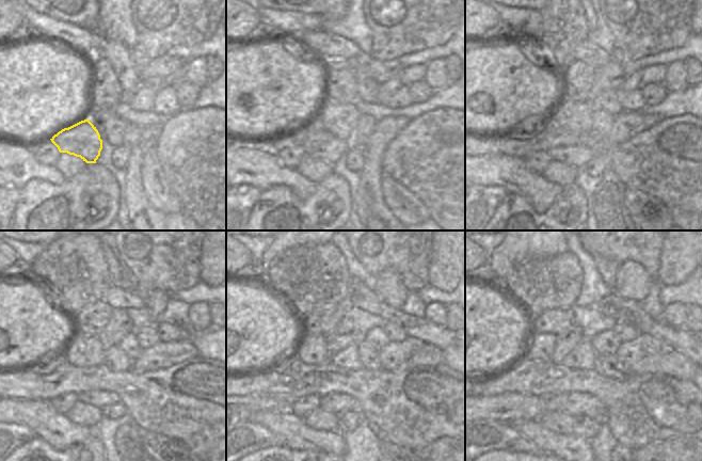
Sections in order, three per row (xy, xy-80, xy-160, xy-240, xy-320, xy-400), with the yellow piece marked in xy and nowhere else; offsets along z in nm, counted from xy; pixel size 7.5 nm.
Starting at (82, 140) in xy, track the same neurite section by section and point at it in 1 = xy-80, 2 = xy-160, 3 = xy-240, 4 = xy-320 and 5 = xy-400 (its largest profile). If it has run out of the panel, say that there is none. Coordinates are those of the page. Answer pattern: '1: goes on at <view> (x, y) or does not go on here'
1: goes on at xy-80 (317, 142)
2: goes on at xy-160 (575, 156)
3: goes on at xy-240 (99, 399)
4: goes on at xy-320 (335, 403)
5: goes on at xy-400 (577, 403)

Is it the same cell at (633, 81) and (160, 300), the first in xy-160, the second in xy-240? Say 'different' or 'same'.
same

